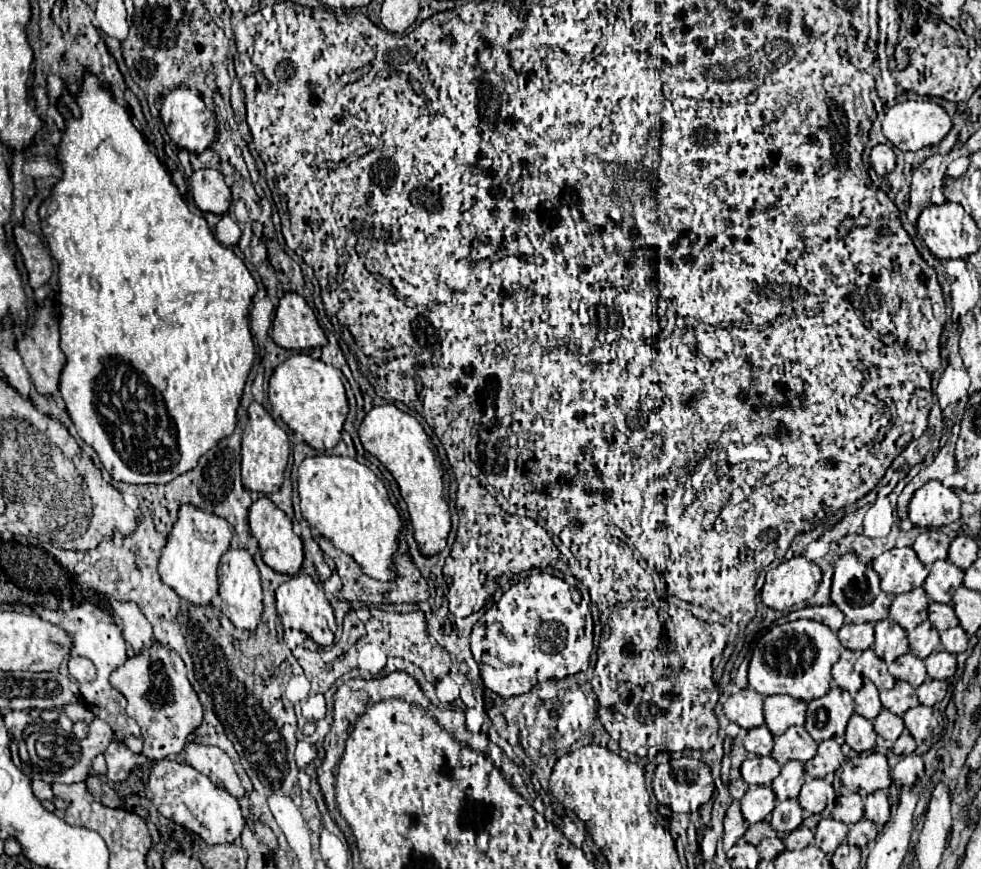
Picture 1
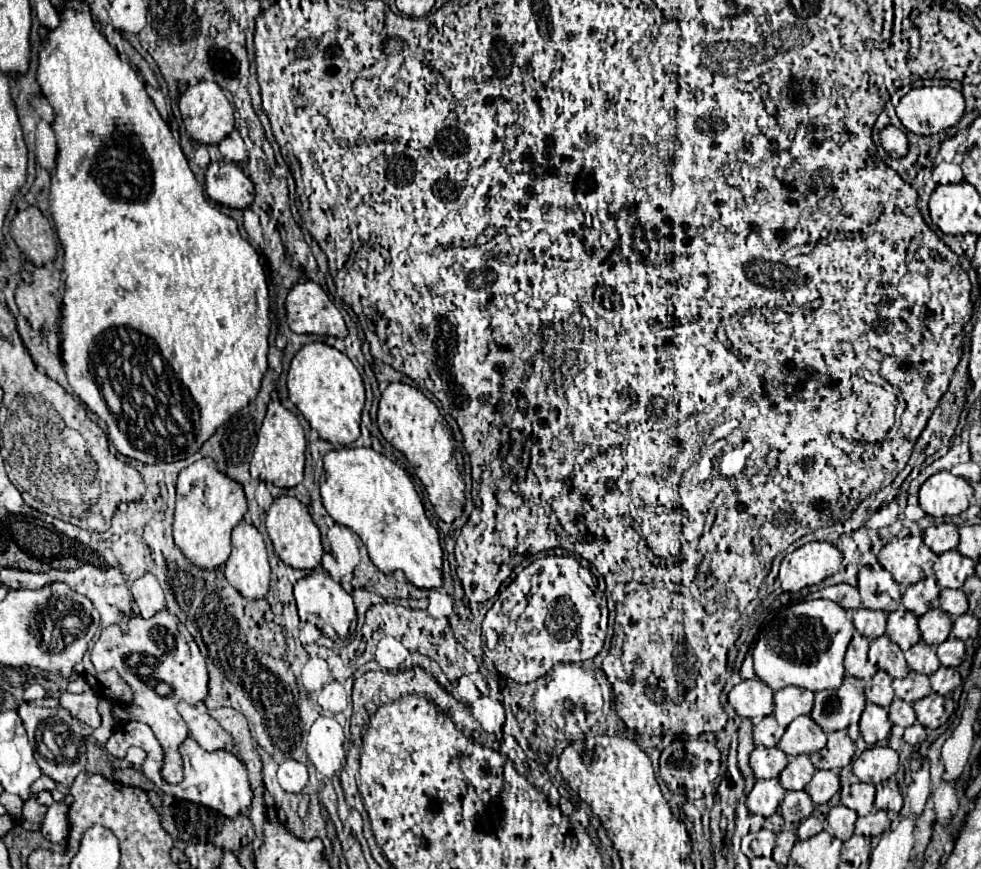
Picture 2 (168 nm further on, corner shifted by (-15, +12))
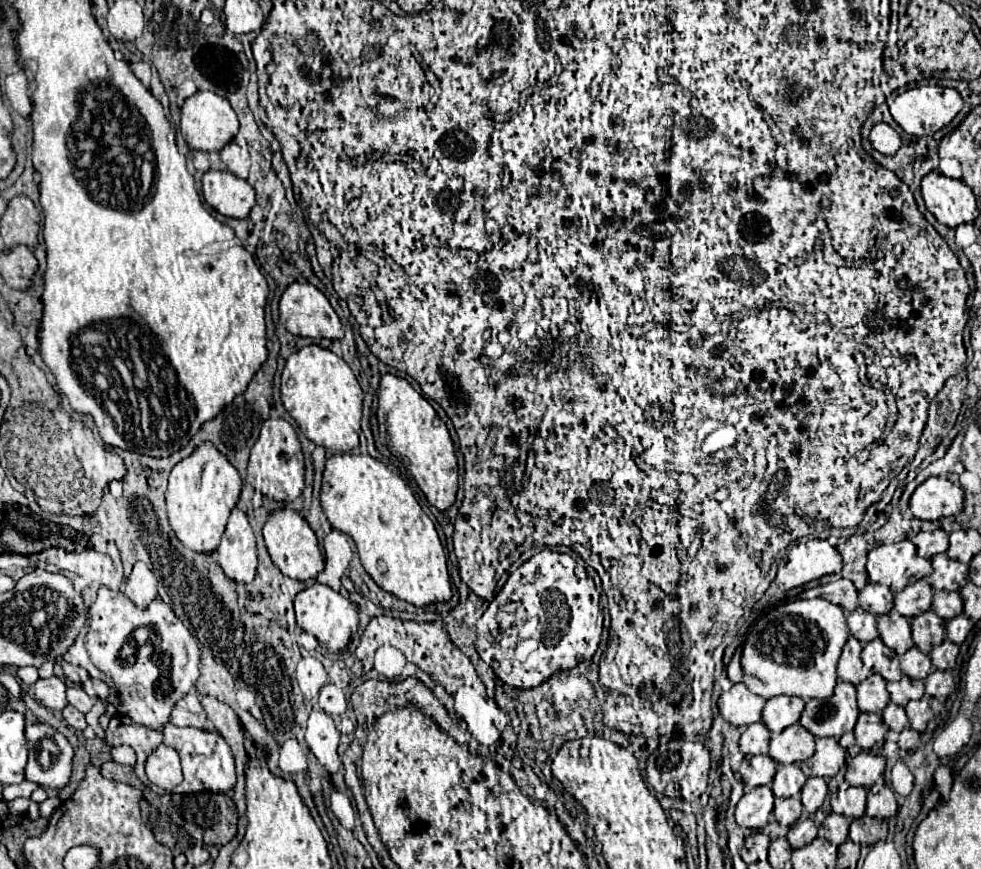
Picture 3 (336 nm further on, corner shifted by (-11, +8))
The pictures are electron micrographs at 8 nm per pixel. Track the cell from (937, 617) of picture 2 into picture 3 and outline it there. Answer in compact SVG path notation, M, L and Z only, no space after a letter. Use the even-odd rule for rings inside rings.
M928 610L916 618L912 618L912 640L914 644L928 654L934 646L938 646L944 640L944 620Z

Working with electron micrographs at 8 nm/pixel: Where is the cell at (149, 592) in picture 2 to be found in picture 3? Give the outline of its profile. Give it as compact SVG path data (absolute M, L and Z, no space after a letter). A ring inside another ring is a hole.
M136 562L132 574L128 576L128 580L126 580L124 586L122 586L122 592L124 592L140 610L146 610L148 604L158 598L156 578L154 578L154 574L148 570L148 566L146 566L144 562Z

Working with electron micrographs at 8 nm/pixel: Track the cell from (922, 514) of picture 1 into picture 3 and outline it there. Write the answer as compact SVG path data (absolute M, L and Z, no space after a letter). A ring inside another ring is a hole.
M944 476L924 480L910 498L910 512L918 520L938 520L956 516L962 510L964 490Z

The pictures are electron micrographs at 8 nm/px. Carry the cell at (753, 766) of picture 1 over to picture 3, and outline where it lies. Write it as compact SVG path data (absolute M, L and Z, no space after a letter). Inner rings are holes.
M746 756L740 766L740 774L746 786L764 786L774 780L776 762L770 756Z

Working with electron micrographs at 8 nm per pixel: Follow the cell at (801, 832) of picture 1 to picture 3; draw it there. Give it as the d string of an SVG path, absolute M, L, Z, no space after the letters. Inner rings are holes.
M802 820L798 824L794 824L788 832L788 842L792 848L802 848L806 846L808 842L812 842L818 834L818 828L812 820Z

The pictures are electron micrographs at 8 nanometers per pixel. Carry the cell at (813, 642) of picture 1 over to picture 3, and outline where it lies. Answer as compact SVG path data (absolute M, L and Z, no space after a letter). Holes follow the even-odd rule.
M824 598L780 604L752 626L744 642L744 684L762 698L780 694L798 696L804 702L812 698L828 698L836 686L836 664L846 638L848 628L840 606Z

